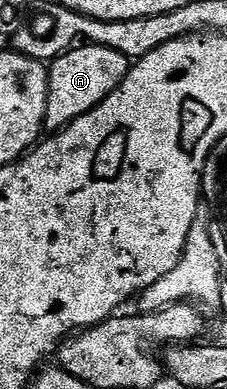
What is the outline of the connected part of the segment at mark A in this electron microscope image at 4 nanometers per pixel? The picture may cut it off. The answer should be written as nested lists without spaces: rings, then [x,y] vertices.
[[[77,45],[48,66],[48,99],[43,129],[55,132],[69,126],[75,118],[81,118],[98,104],[102,104],[122,84],[130,69],[130,59],[122,52],[105,46]]]

